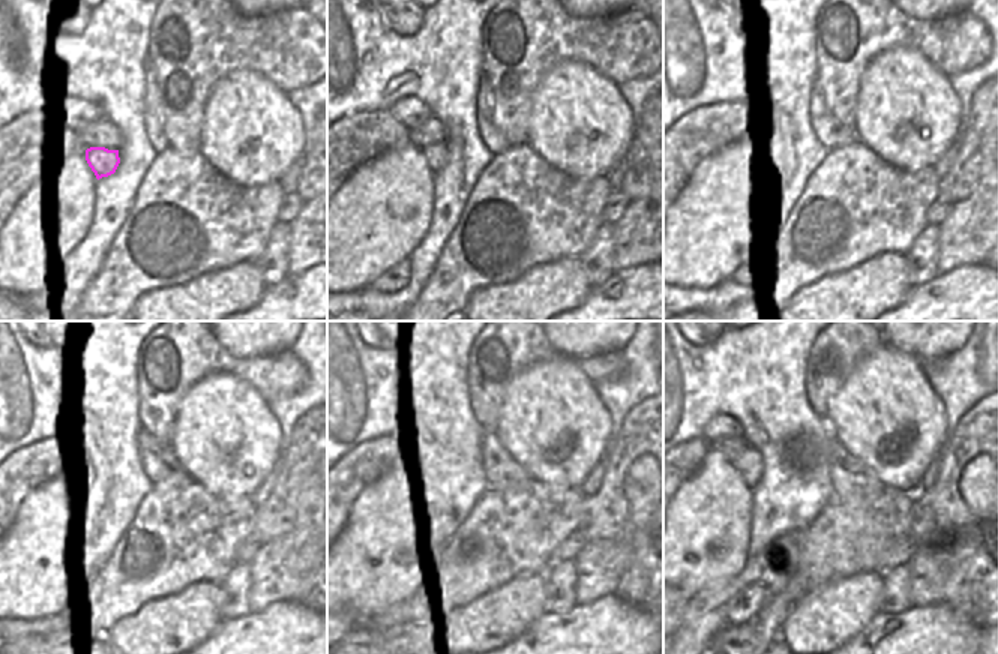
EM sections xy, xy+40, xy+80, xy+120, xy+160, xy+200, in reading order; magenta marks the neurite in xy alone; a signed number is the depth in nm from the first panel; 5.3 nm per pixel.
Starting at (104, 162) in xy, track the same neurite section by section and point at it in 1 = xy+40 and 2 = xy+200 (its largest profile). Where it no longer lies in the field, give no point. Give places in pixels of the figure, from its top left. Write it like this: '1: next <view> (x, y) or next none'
1: next xy+40 (435, 155)
2: next xy+200 (748, 461)

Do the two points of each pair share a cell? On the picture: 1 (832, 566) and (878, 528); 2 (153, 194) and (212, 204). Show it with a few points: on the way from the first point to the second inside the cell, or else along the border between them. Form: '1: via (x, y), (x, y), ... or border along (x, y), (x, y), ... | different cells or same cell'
1: via (844, 554), (866, 531) | same cell
2: via (168, 200), (177, 204), (197, 204) | same cell

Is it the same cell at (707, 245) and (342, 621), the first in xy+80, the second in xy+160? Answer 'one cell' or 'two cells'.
two cells

